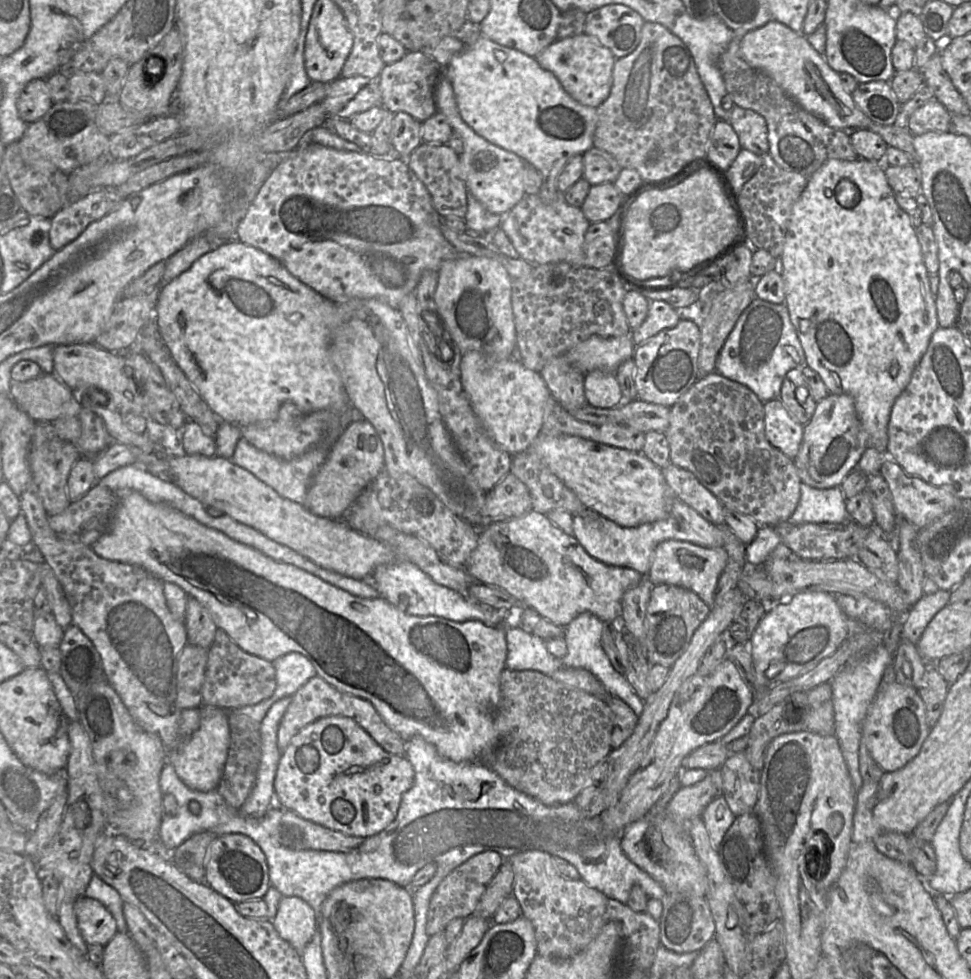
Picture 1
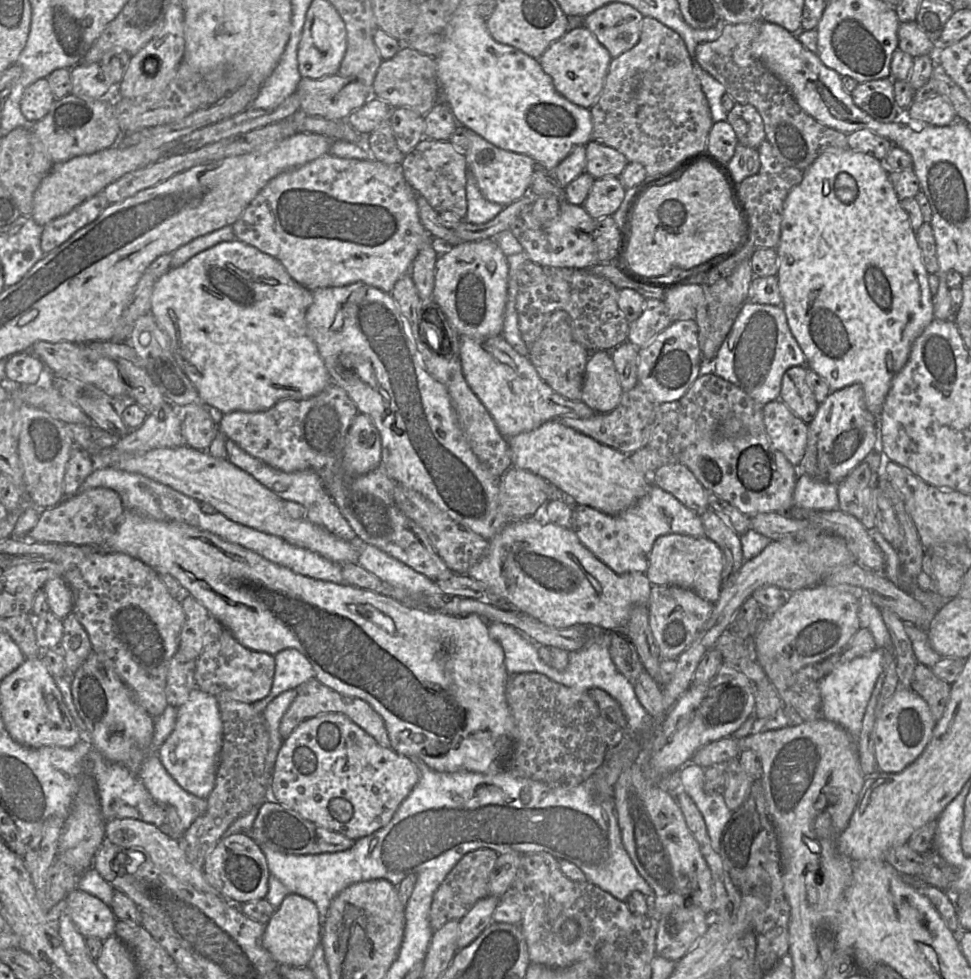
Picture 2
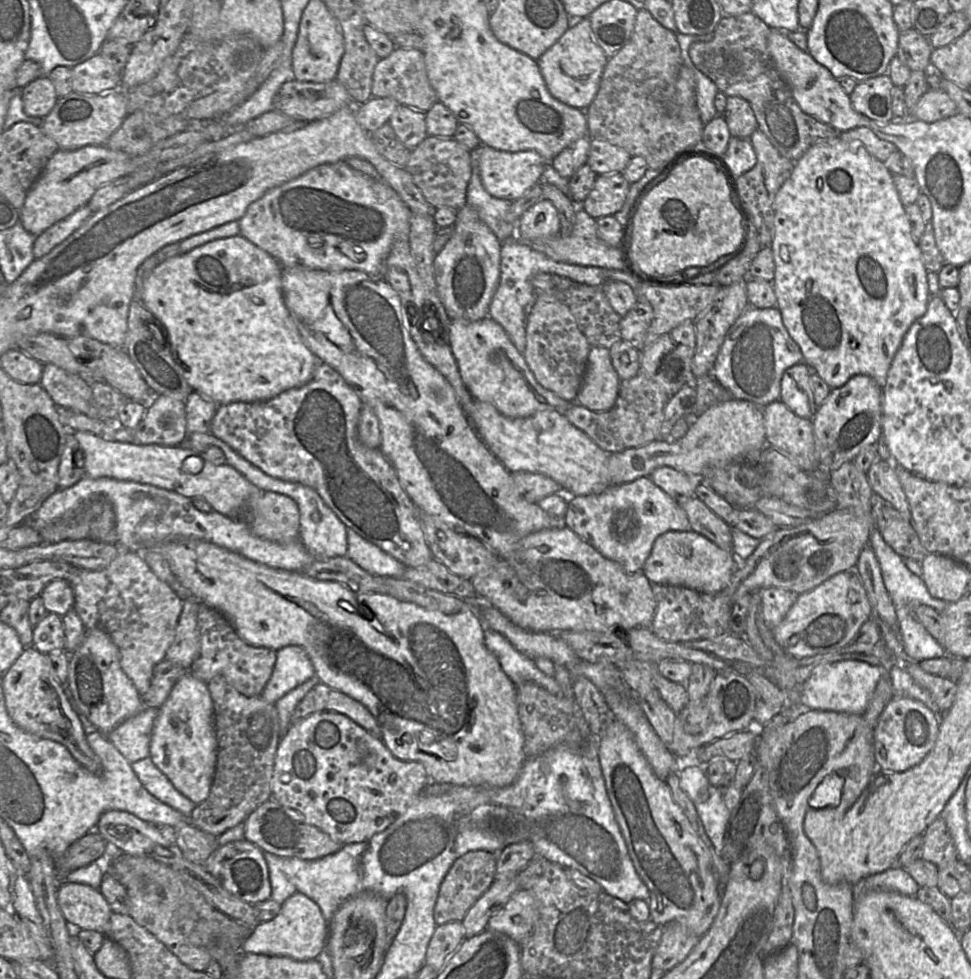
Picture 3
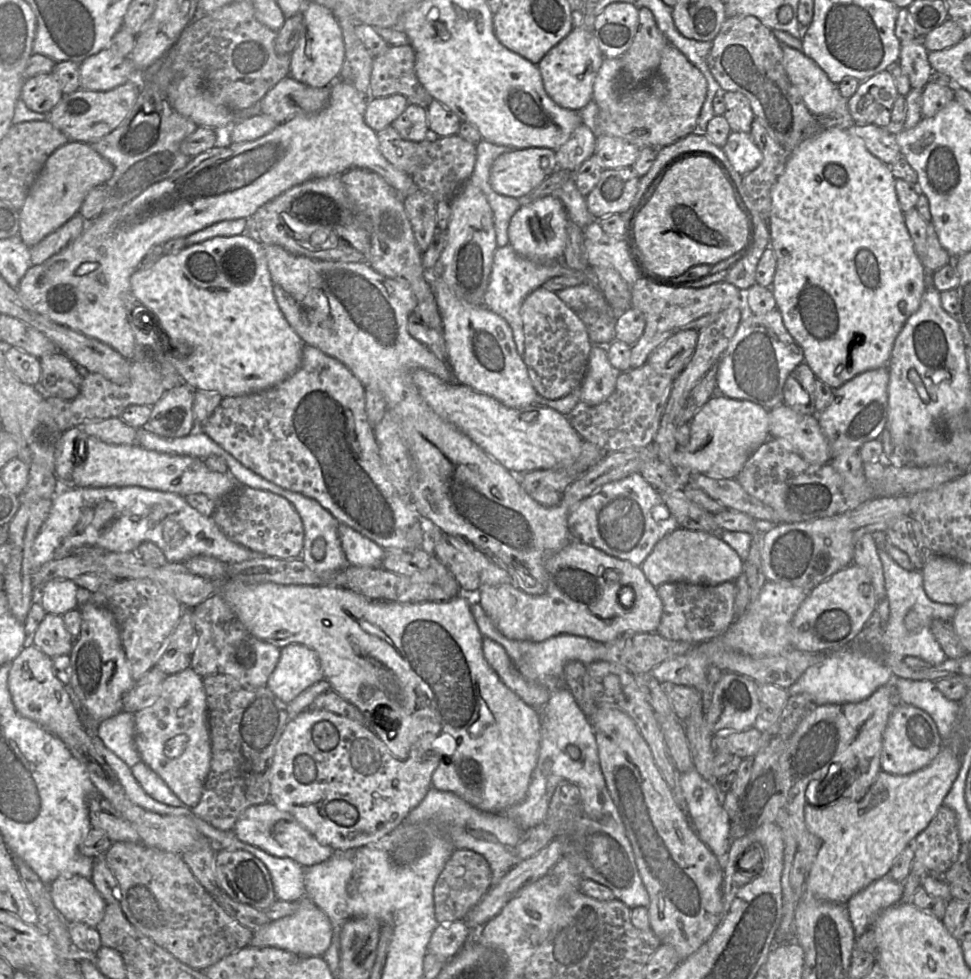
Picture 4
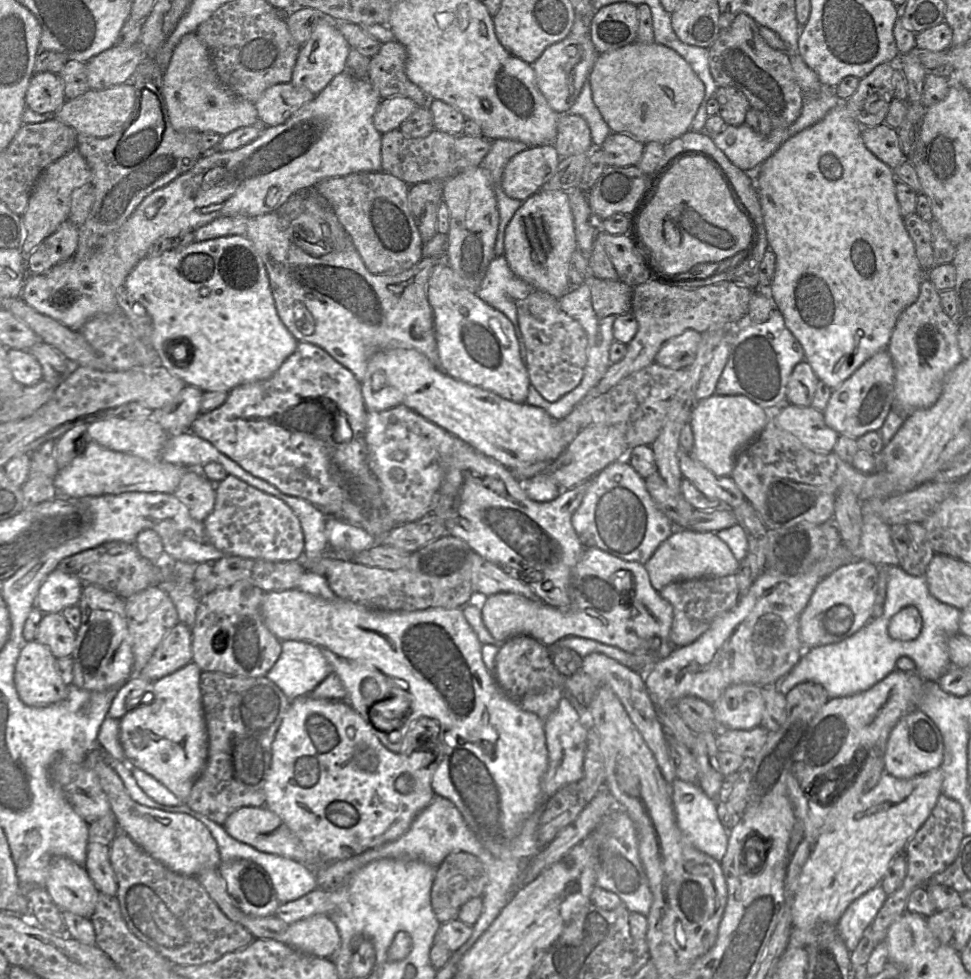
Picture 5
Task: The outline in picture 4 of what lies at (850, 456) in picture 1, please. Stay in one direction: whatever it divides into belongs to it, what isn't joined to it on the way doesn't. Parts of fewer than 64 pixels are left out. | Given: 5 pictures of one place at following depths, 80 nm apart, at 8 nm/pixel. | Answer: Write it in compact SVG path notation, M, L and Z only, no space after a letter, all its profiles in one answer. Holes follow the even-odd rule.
M881 367L860 373L833 389L829 405L817 414L820 428L829 444L831 460L847 449L860 449L866 442L879 439L888 418L889 378L888 368Z

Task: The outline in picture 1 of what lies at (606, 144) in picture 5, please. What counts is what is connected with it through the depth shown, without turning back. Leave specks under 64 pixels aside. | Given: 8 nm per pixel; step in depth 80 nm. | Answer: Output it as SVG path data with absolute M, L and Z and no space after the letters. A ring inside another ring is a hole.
M595 146L583 153L583 163L583 178L590 185L614 183L622 169L611 154Z

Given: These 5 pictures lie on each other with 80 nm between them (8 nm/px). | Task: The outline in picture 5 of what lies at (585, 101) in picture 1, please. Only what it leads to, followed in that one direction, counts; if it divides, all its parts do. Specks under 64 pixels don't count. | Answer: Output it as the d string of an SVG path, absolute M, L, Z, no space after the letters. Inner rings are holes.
M569 34L565 39L548 46L531 64L537 87L552 110L558 114L569 112L583 84L588 79L598 55L590 35L570 37Z

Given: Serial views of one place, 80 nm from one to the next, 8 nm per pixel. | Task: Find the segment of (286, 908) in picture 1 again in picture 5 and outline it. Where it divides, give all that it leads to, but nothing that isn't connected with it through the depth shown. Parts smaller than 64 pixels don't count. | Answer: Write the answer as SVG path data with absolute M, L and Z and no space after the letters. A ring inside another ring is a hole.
M316 914L289 924L278 941L322 958L330 958L341 944L336 925L324 914Z

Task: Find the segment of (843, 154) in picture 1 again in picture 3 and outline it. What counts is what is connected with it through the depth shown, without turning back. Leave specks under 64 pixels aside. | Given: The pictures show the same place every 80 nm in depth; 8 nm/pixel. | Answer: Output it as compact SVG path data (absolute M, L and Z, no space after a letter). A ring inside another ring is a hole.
M752 12L723 15L709 42L694 42L689 55L694 65L706 74L727 96L739 96L749 102L758 122L779 153L797 161L814 144L831 141L839 131L802 111L789 85L776 69L767 46L771 28Z

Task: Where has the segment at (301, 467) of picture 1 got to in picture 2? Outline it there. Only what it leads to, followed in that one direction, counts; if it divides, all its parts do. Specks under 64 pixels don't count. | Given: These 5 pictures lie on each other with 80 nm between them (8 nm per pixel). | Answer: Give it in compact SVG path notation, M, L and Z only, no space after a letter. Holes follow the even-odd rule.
M227 439L225 445L228 454L227 460L230 463L250 474L260 484L278 495L282 500L293 501L300 504L305 509L305 519L325 528L330 533L346 541L352 541L356 538L356 533L341 515L339 509L325 490L320 476L316 472L312 470L302 470L286 473L249 455L231 440Z

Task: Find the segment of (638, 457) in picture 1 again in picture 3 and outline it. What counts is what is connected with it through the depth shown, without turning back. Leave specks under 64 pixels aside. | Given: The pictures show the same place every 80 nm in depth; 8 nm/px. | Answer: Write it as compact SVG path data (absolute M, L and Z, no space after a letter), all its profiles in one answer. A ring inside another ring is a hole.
M474 399L473 412L466 417L490 452L511 473L543 474L574 496L599 494L611 486L607 469L609 453L603 451L585 433L573 426L562 413L545 410L525 418L508 418L490 403Z

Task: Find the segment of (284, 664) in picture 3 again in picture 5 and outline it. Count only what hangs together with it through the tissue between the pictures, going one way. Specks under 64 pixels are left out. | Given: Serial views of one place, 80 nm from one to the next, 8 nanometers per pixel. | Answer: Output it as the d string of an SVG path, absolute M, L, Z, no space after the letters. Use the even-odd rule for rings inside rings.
M281 641L282 651L266 677L290 700L307 695L333 673L316 646L302 641Z

